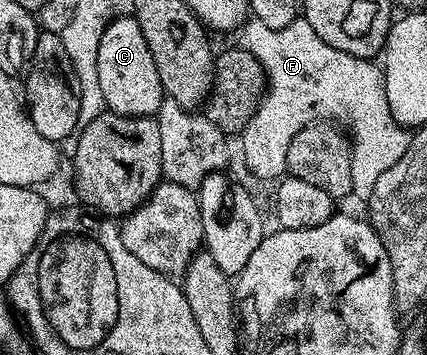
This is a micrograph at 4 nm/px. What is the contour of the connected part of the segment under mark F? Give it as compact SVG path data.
M302 16L278 31L271 31L264 24L249 20L240 27L238 37L239 49L250 51L260 61L266 75L264 97L260 99L259 108L238 138L244 149L244 162L249 172L256 178L279 180L285 177L286 152L290 148L290 140L298 136L300 129L325 120L339 120L346 127L352 143L352 194L360 197L360 200L367 200L374 192L374 184L378 184L378 176L402 160L410 141L409 131L396 123L386 100L383 69L375 61L330 48L330 44L326 44L326 40L322 40Z

